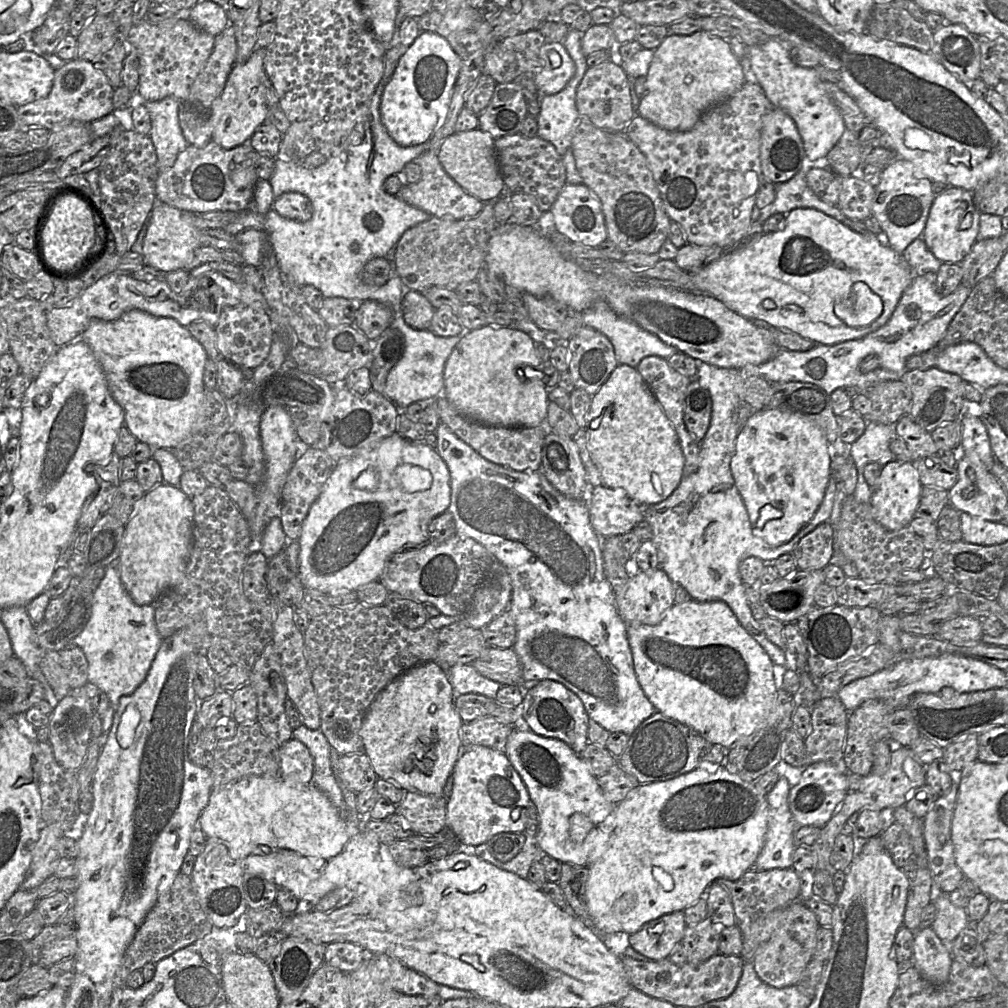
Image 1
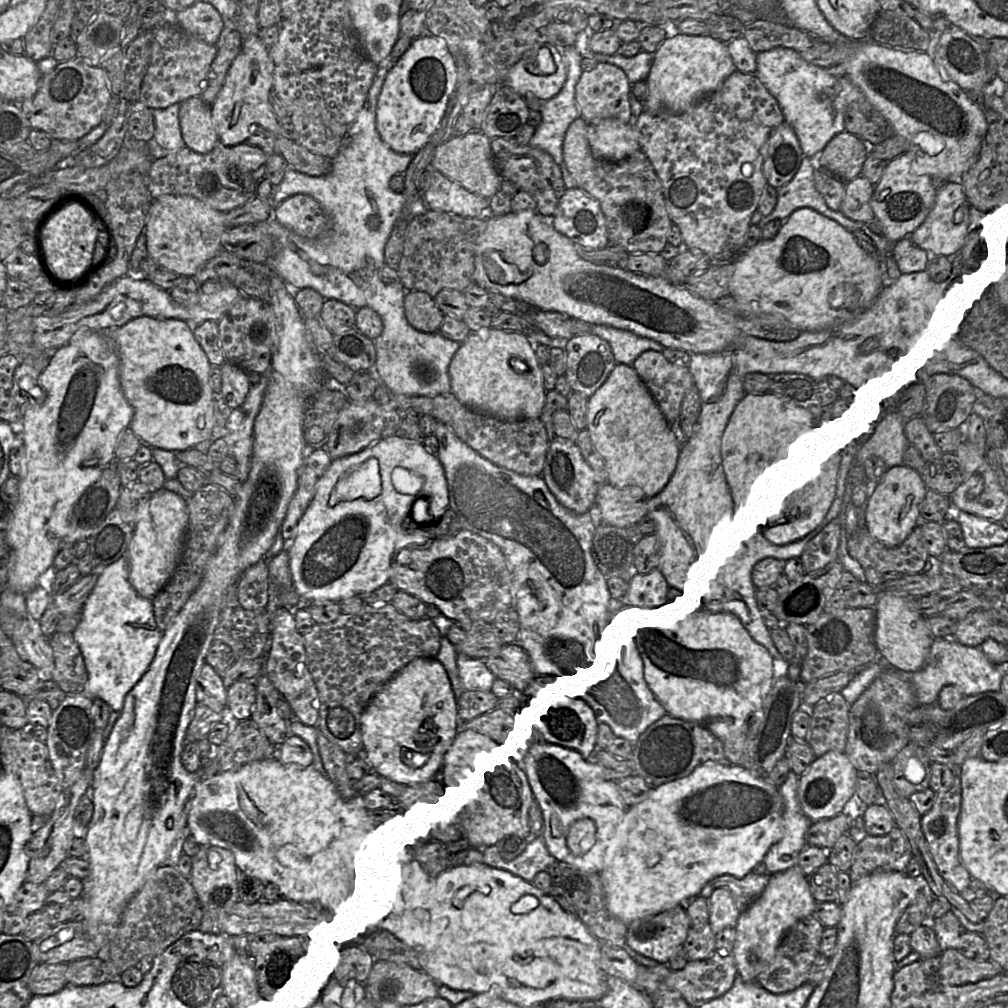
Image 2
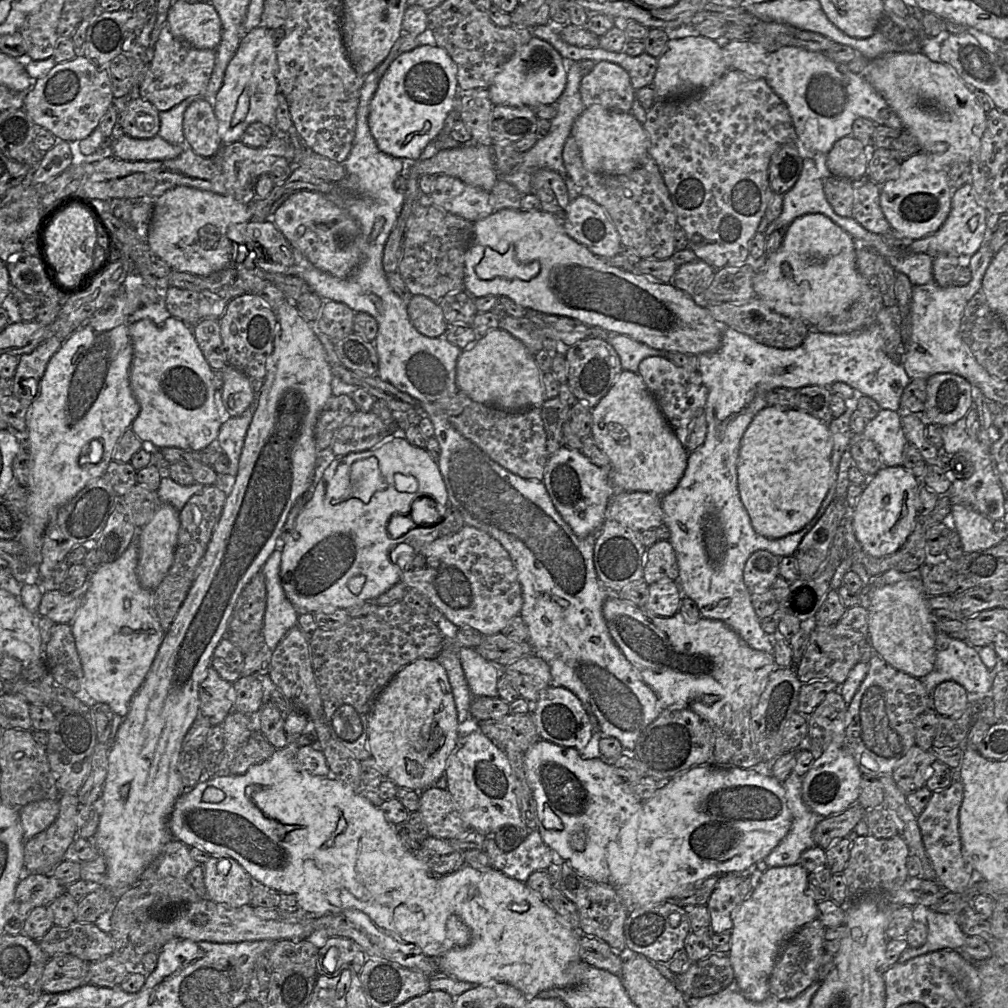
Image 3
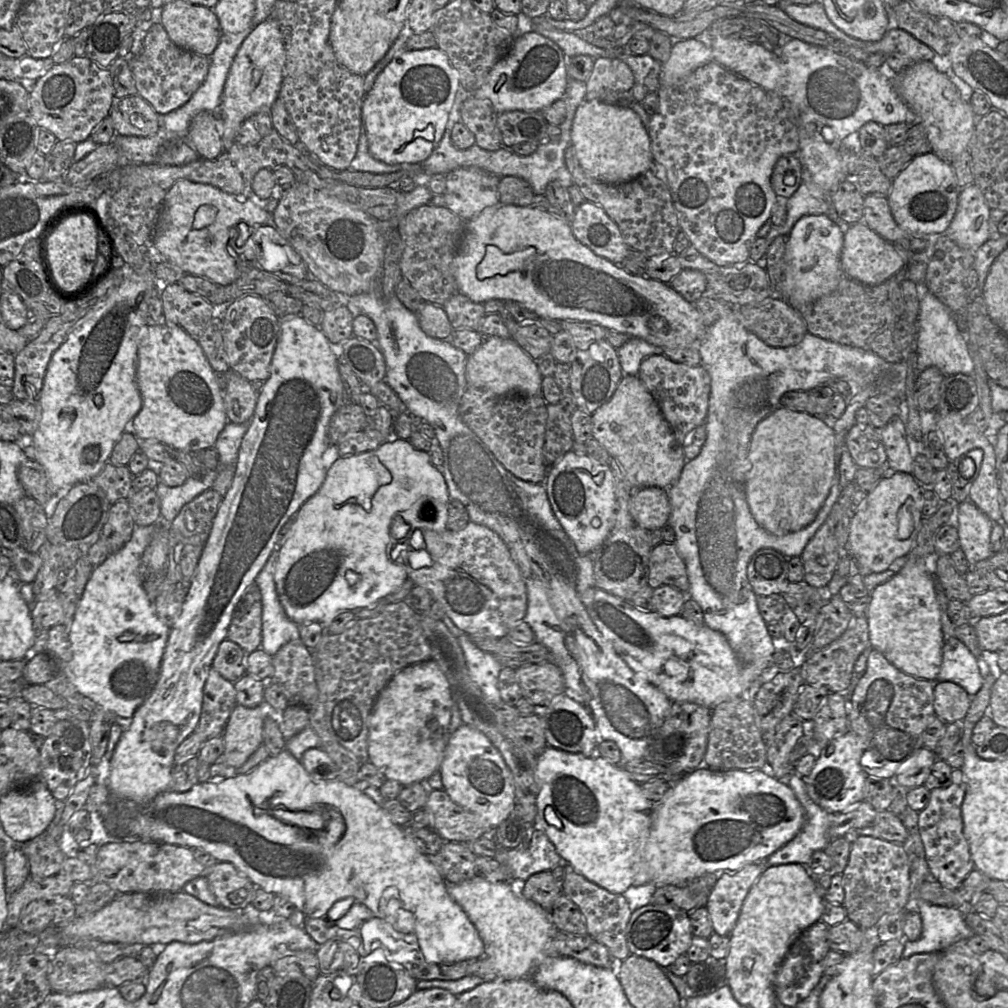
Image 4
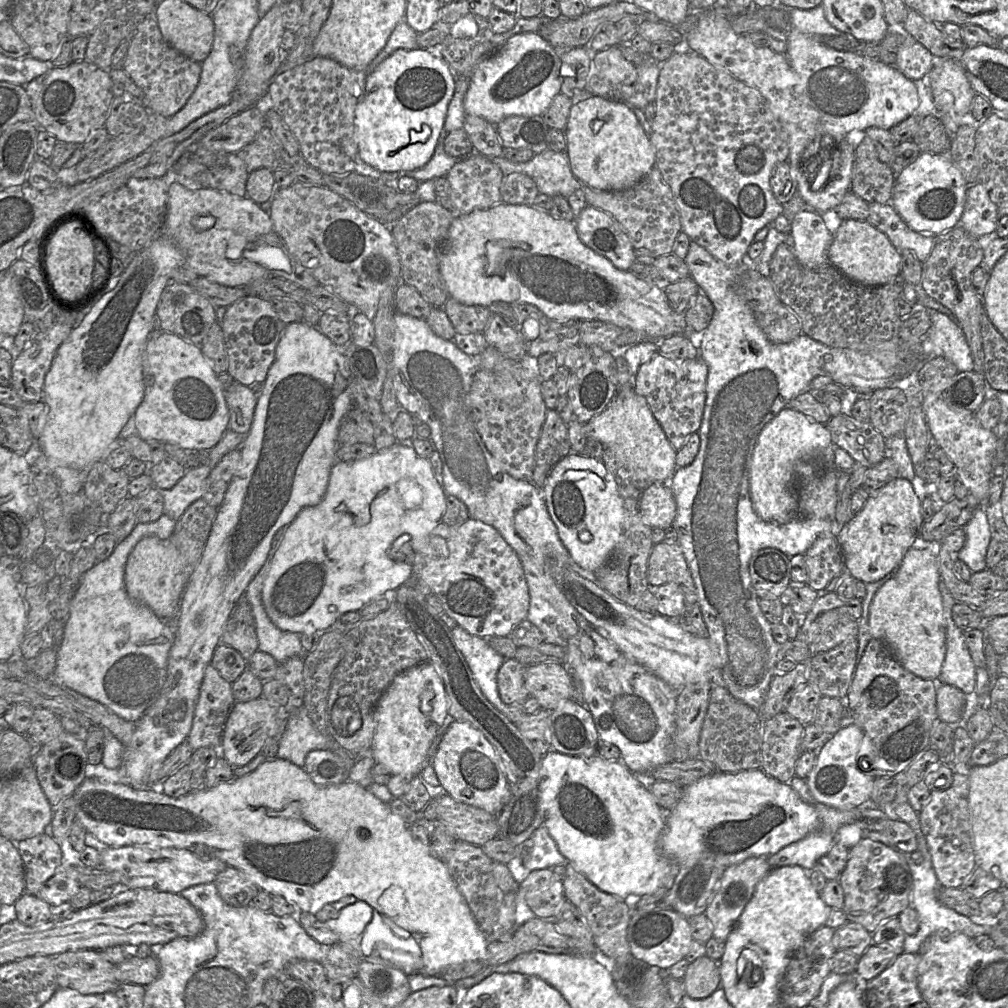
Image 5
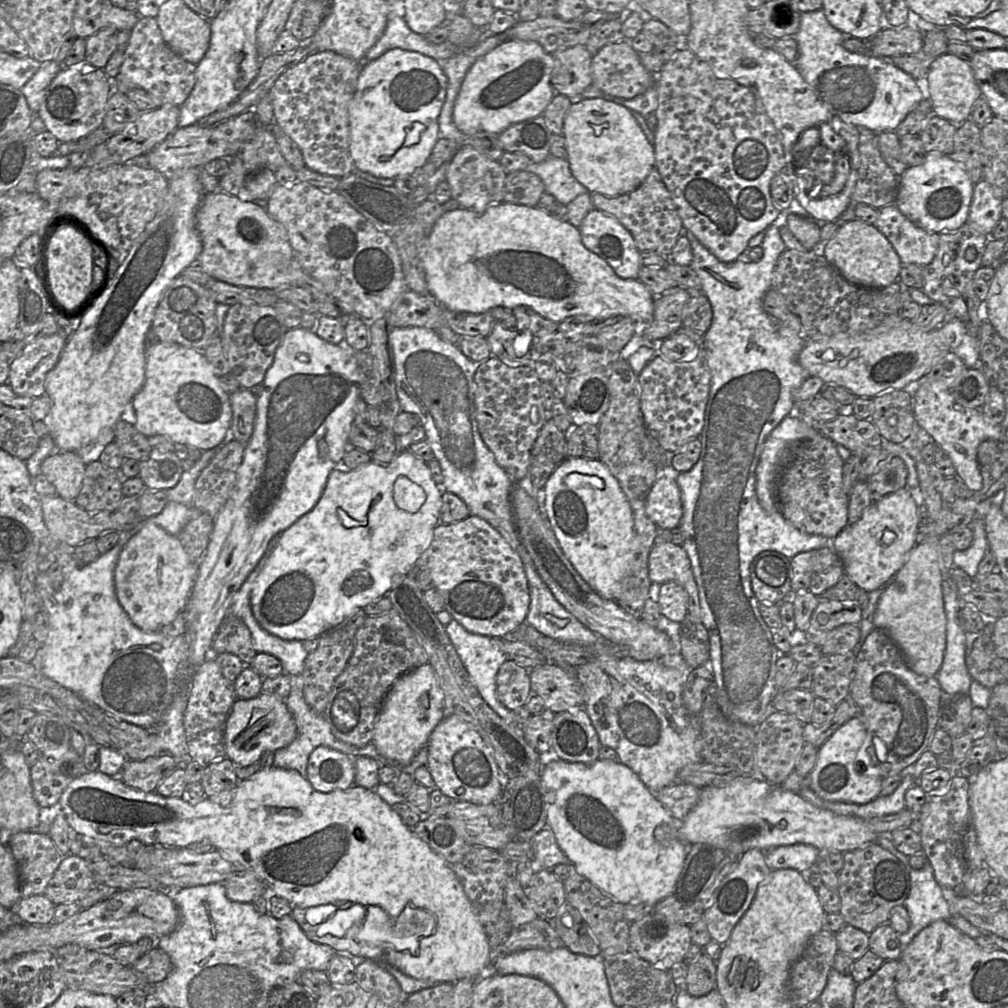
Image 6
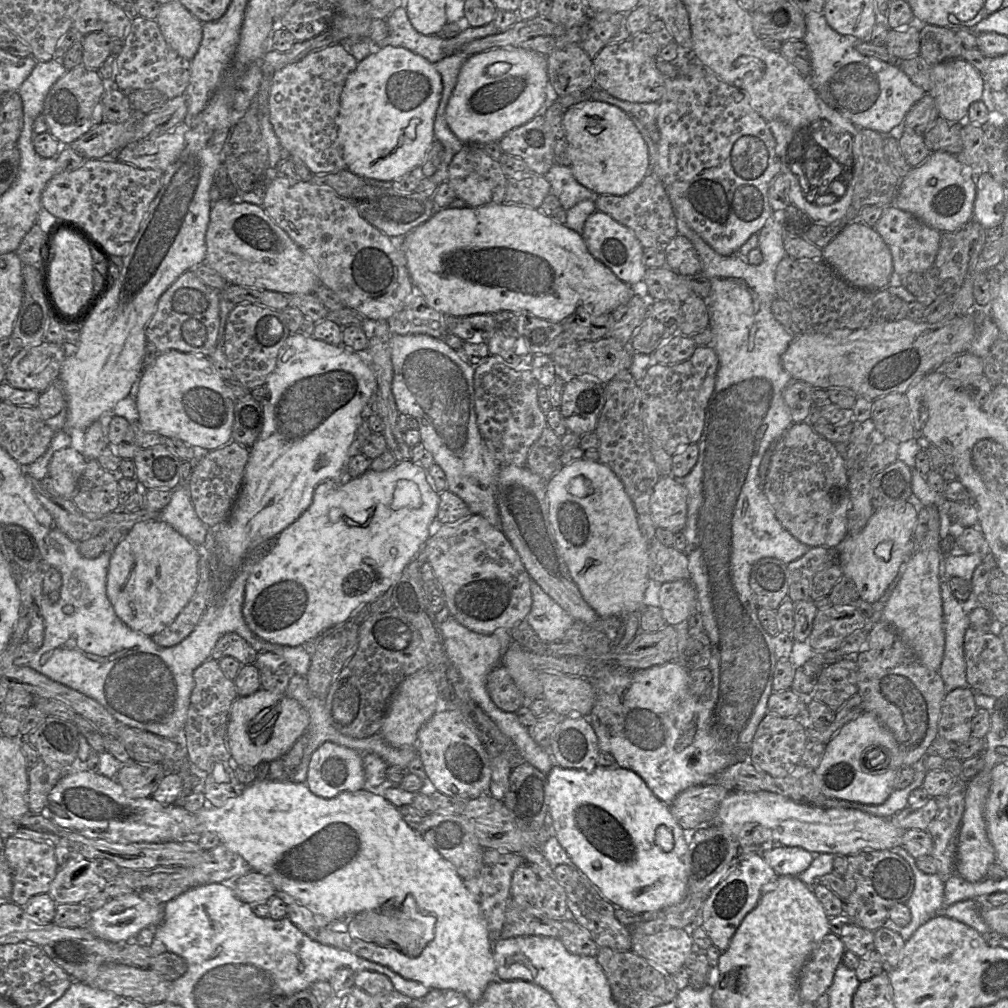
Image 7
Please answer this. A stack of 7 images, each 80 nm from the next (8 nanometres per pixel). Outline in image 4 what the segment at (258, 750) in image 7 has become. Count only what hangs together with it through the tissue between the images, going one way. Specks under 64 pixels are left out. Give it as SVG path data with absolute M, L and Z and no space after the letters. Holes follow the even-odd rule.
M236 705L231 712L223 730L224 751L220 761L226 765L239 768L263 743L263 724L270 709L264 705L247 708Z

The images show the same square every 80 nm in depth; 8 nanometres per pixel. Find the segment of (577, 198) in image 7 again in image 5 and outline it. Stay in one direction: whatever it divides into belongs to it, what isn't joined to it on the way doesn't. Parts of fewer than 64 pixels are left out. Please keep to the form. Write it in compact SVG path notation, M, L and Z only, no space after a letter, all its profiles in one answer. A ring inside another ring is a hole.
M548 148L522 163L511 162L502 155L490 159L500 168L504 176L514 172L526 174L534 180L539 193L550 197L568 198L582 186L571 172L566 151L555 152Z

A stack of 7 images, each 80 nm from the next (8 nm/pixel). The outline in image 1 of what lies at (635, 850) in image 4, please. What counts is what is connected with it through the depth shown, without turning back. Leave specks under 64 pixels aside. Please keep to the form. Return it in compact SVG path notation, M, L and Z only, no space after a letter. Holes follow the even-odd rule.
M514 727L504 753L523 780L531 802L540 817L540 830L535 837L543 855L548 855L560 863L577 866L591 866L607 850L610 836L599 825L613 812L616 804L605 797L597 778L586 764L563 741L548 738L524 728ZM575 813L587 816L594 827L582 843L574 843L569 834L569 820Z

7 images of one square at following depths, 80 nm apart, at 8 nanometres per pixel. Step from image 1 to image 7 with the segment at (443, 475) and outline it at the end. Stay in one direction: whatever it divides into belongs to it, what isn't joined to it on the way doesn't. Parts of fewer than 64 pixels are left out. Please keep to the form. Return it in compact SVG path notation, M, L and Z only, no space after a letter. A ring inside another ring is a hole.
M411 460L397 462L386 471L369 469L346 484L325 480L317 485L309 508L276 537L275 547L252 568L242 610L250 630L270 643L296 647L347 622L360 605L369 604L387 592L421 551L431 537L429 527L437 518L439 495L427 470ZM401 479L418 485L421 507L391 508L396 483Z

